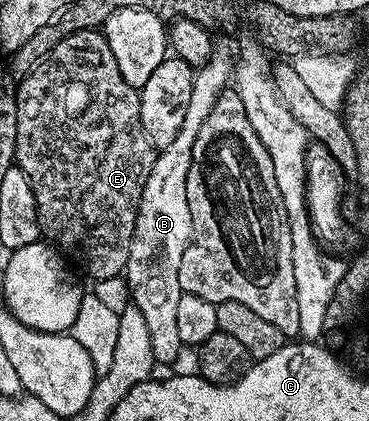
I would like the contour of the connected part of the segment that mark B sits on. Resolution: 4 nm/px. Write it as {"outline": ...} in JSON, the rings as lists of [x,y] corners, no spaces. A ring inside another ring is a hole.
{"outline":[[[215,52],[203,66],[197,67],[192,84],[192,100],[188,100],[188,112],[184,112],[184,124],[176,132],[172,144],[157,151],[152,172],[144,184],[140,208],[130,241],[124,279],[130,285],[129,301],[140,308],[140,316],[148,324],[155,363],[170,364],[180,352],[183,344],[180,331],[176,329],[176,308],[183,294],[180,288],[180,260],[193,239],[192,212],[188,212],[188,168],[192,164],[192,148],[208,112],[216,100],[227,89],[226,81],[232,78],[232,58],[222,52]]]}

